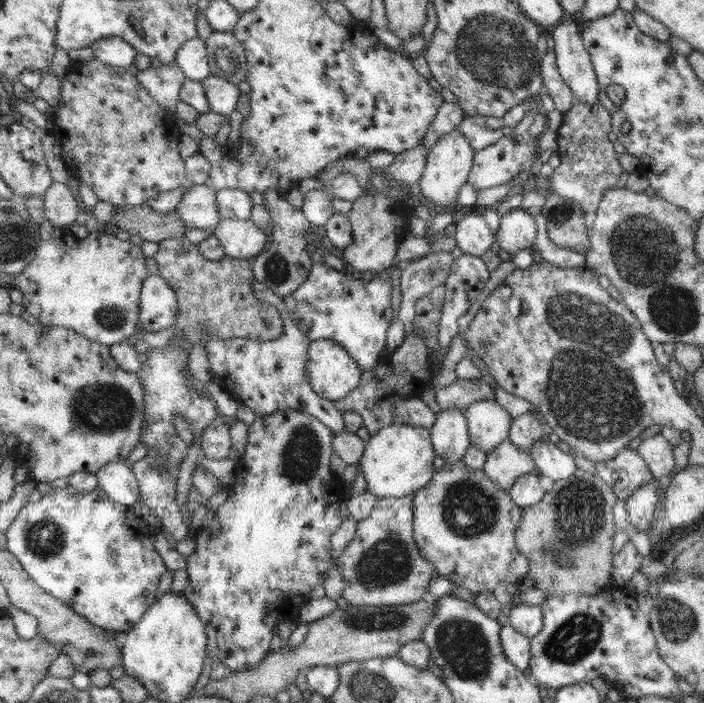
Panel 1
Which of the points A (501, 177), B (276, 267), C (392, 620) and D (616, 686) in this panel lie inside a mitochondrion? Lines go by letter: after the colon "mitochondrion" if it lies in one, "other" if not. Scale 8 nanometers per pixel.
A: other
B: mitochondrion
C: mitochondrion
D: other

